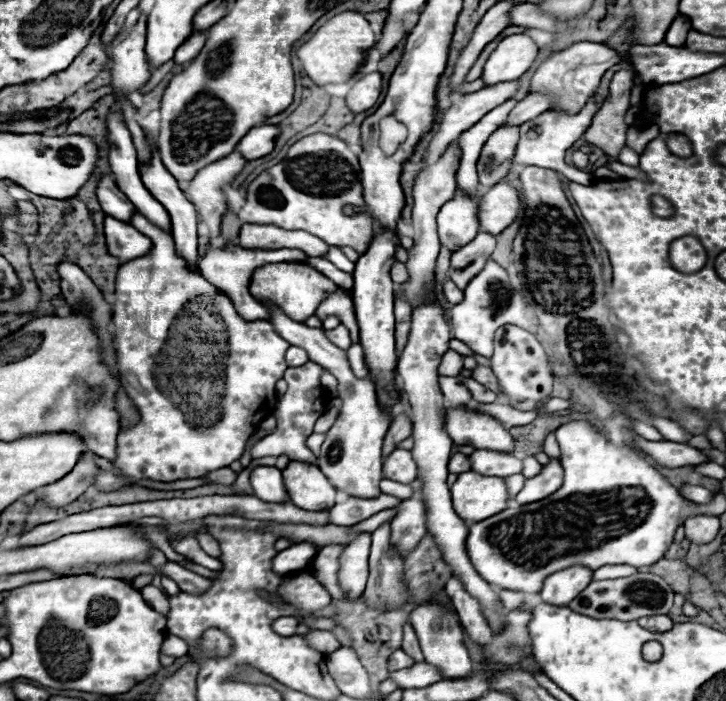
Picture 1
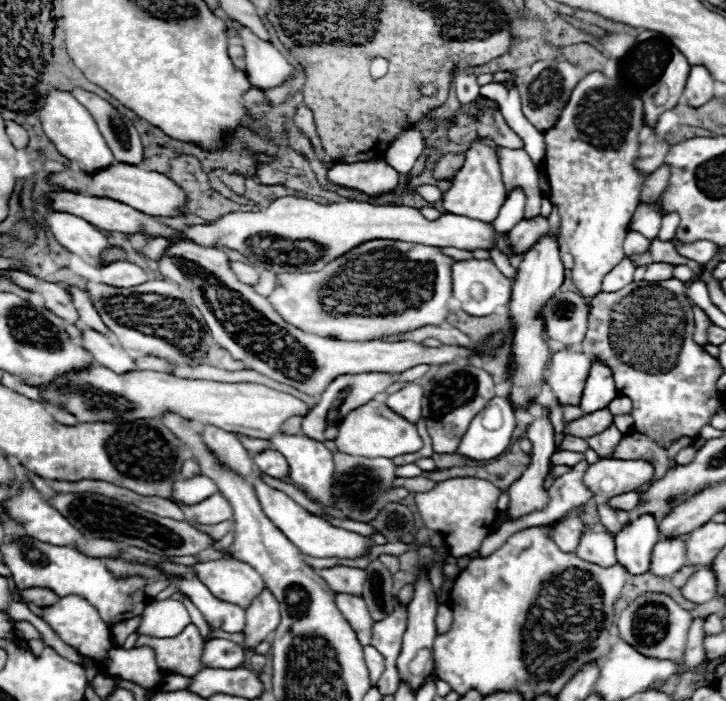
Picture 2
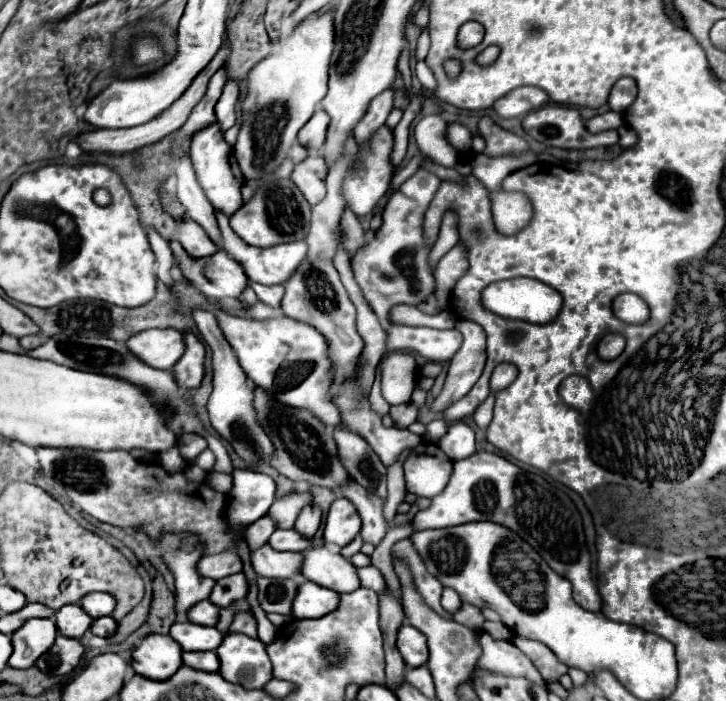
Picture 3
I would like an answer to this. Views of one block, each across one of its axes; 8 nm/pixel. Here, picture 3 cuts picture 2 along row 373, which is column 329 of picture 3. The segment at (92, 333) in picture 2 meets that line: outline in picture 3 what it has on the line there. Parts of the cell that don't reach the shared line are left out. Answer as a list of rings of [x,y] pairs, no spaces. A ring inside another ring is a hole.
[[[318,108],[312,116],[312,120],[308,120],[302,128],[302,132],[298,132],[300,142],[310,148],[310,150],[318,150],[324,140],[326,140],[326,124],[330,124],[330,116],[326,116],[326,112],[322,112],[322,108]]]

